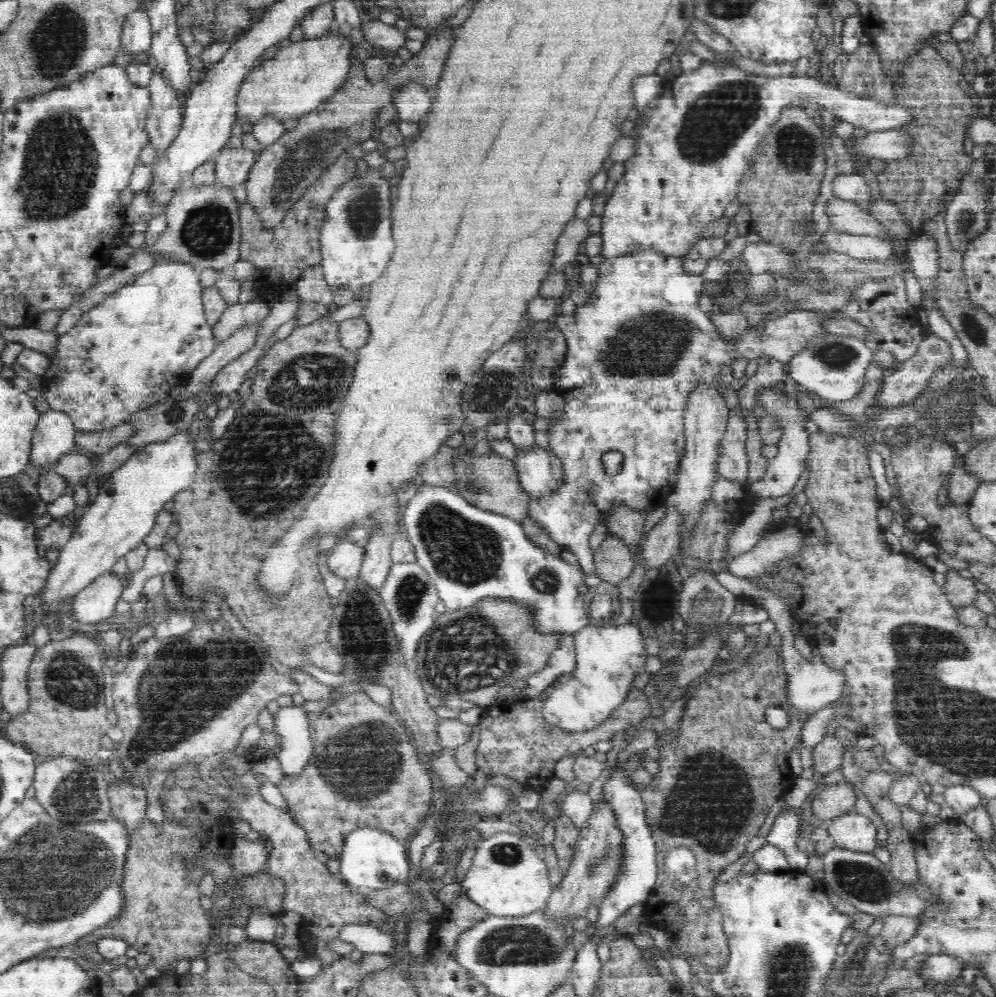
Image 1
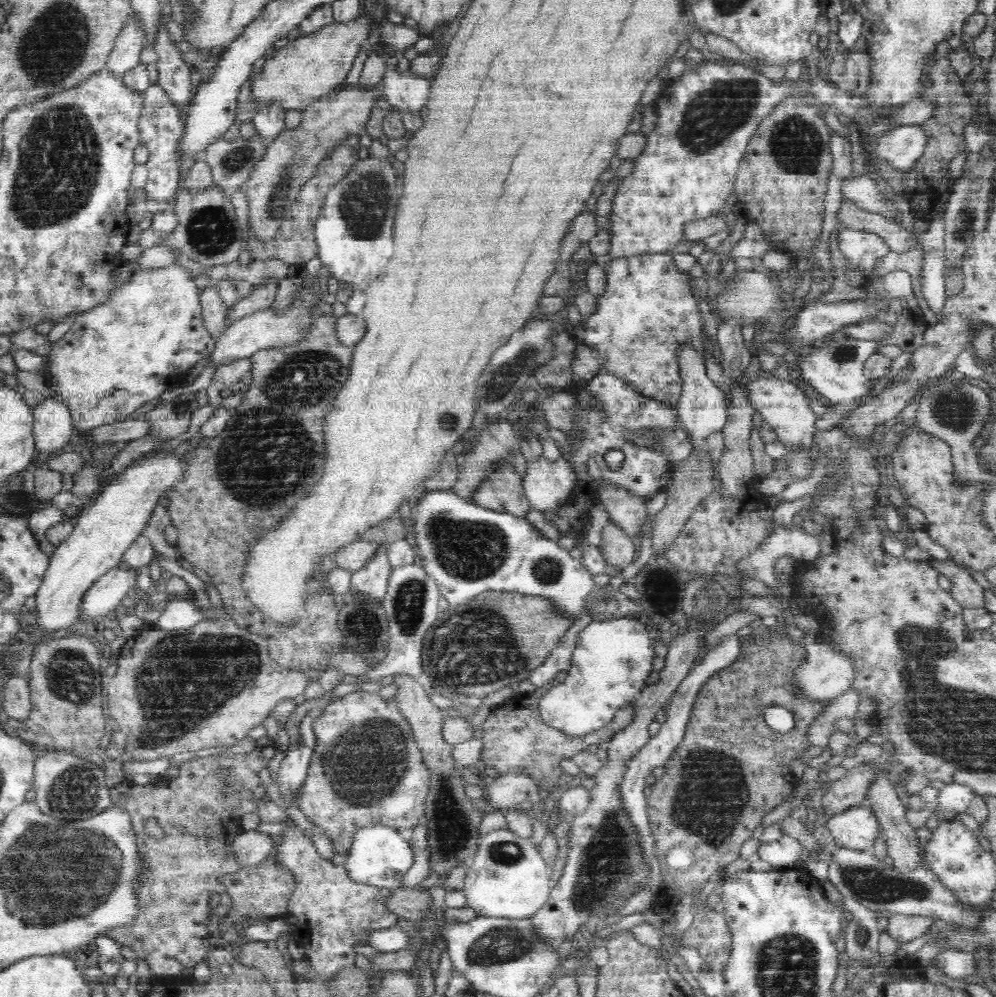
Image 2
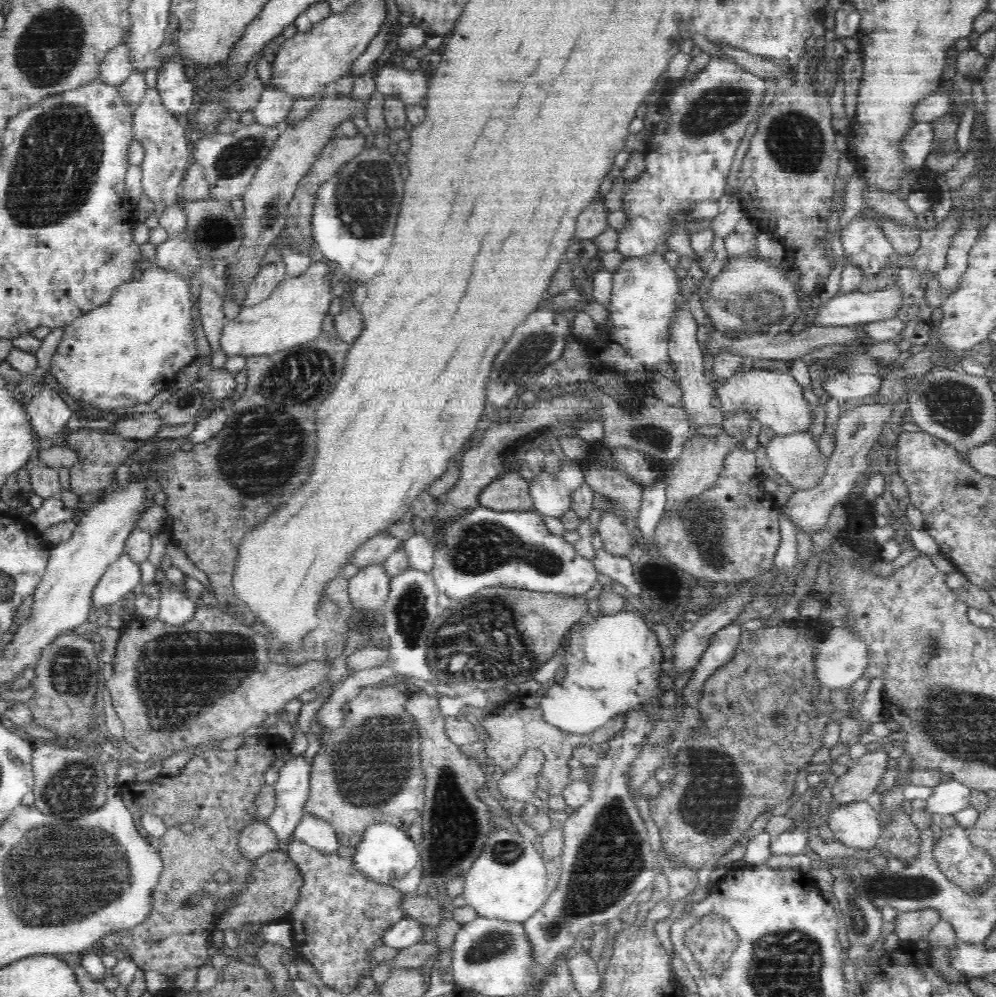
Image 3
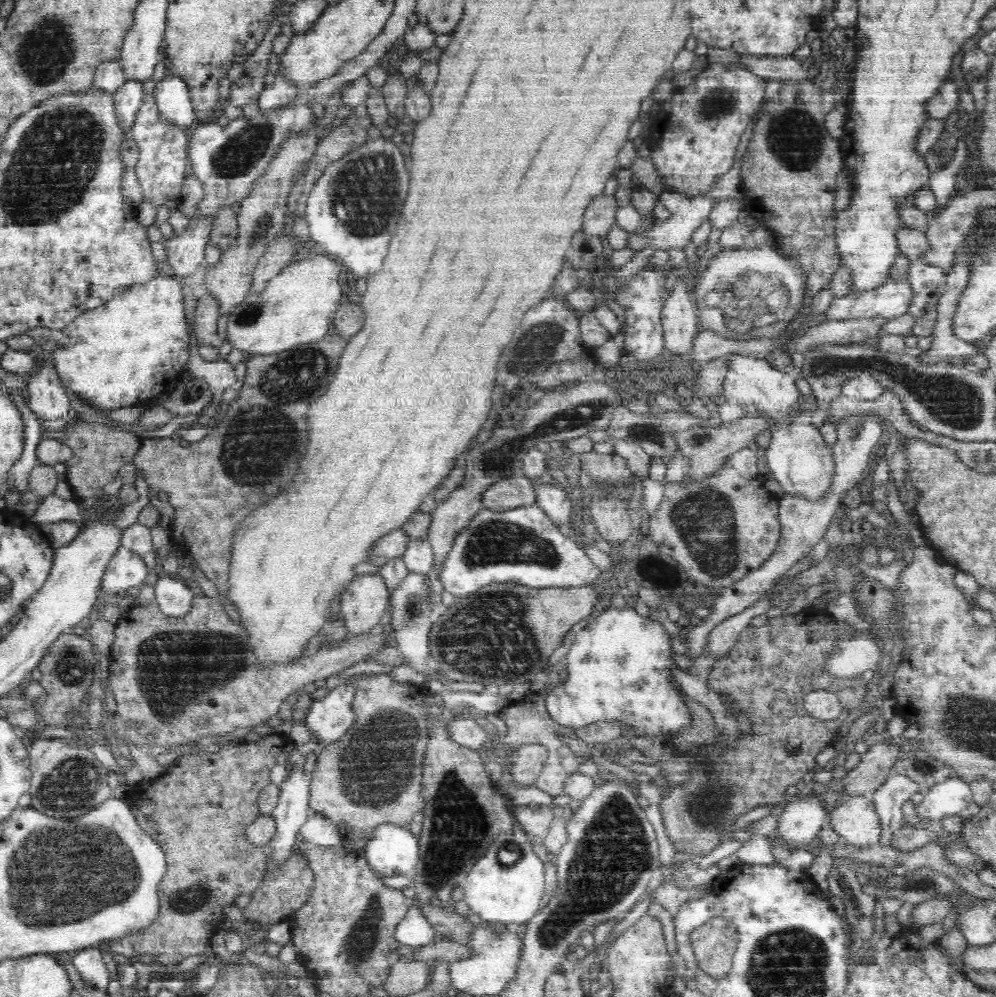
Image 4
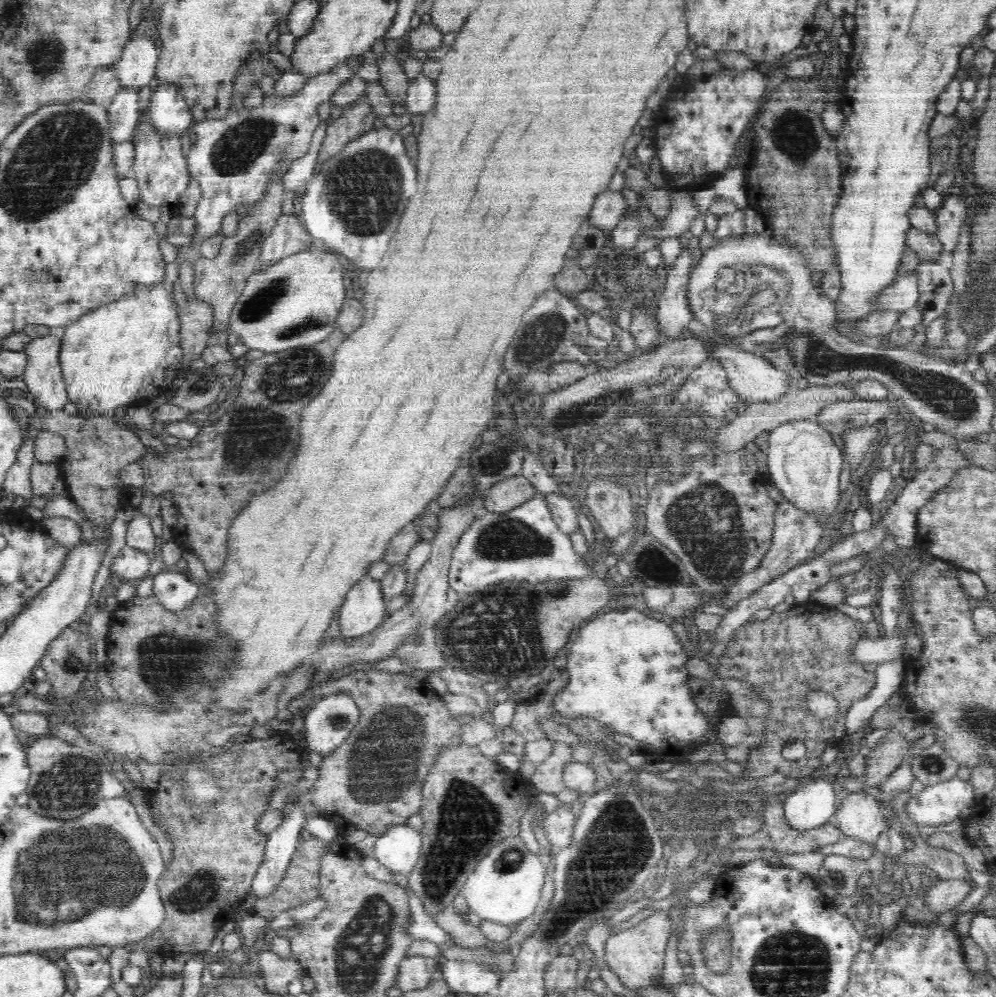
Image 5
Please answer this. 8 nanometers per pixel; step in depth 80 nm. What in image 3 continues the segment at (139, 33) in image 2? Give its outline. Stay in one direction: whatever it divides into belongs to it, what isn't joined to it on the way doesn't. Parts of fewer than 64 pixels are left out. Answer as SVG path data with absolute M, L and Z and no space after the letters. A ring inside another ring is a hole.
M128 34L123 38L122 44L115 47L100 64L98 79L118 87L132 74L134 65L132 65L130 49L128 49L126 42L128 42Z

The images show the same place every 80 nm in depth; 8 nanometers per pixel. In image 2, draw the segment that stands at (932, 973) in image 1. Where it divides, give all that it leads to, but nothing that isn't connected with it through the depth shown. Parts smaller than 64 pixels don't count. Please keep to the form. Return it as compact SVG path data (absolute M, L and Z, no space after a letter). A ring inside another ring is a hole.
M957 948L943 949L933 962L935 967L948 978L964 979L975 973L976 957L974 952L964 952Z

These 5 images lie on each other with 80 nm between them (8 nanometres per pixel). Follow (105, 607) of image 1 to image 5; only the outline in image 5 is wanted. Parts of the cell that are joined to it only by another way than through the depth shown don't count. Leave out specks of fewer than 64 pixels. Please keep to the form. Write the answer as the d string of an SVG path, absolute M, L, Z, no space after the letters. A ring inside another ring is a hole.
M125 545L113 559L110 581L117 585L127 581L137 583L140 579L149 576L150 562L146 552Z

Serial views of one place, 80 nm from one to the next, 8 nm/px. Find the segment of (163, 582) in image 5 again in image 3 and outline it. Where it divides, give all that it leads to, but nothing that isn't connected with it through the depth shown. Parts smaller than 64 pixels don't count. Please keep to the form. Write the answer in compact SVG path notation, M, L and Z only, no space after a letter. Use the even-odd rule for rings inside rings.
M170 584L167 589L156 588L155 596L159 600L159 619L168 624L184 624L196 610L195 603L186 595L181 586Z

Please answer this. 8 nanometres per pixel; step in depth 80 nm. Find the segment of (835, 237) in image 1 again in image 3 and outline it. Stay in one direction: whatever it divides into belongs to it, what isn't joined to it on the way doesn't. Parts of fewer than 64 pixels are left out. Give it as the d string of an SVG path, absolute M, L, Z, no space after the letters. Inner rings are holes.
M856 218L854 222L850 222L844 230L842 230L841 247L844 248L844 255L847 258L847 263L853 266L860 267L863 270L865 276L877 275L882 268L887 266L887 260L890 259L892 253L895 253L891 240L889 240L885 230L882 230L882 222L880 218L876 218L876 221L881 224L881 228L878 228L874 224L874 218L872 220L862 220L862 218Z

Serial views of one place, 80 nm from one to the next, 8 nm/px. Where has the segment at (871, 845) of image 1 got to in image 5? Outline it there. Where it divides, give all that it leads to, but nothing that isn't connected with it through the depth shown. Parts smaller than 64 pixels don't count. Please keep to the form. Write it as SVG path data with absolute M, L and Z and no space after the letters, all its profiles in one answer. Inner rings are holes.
M872 791L849 794L842 800L832 821L845 837L852 837L868 844L875 844L878 837L889 830Z

